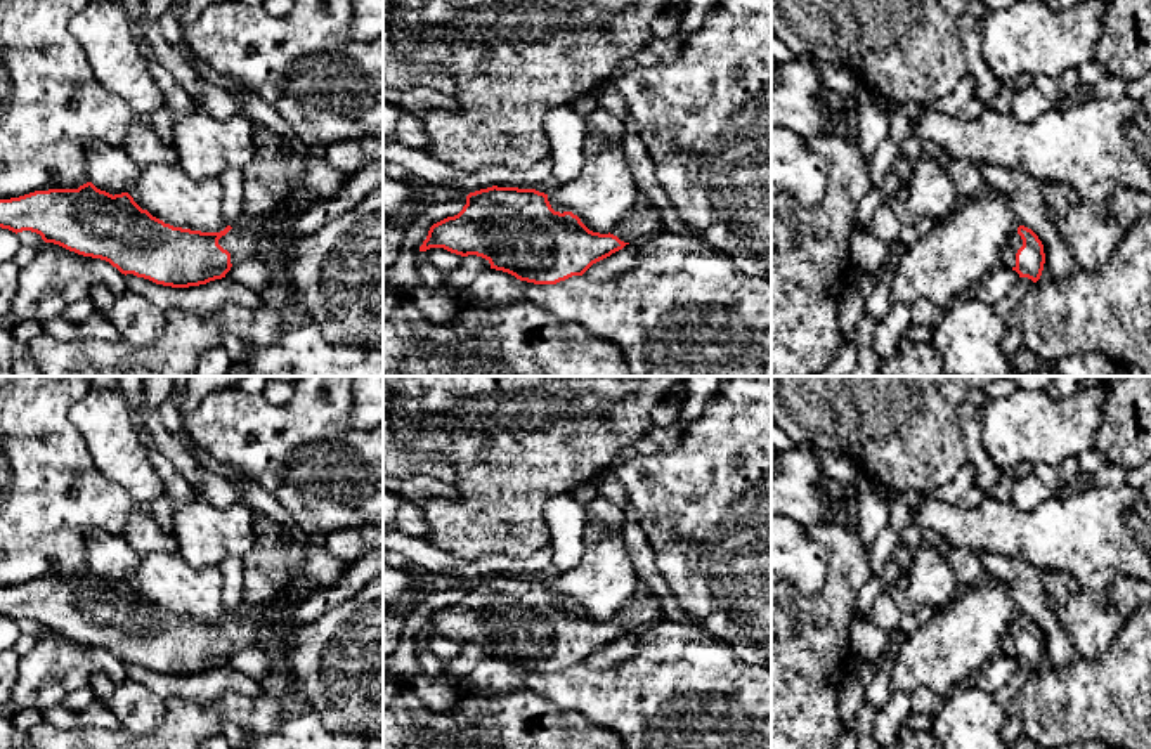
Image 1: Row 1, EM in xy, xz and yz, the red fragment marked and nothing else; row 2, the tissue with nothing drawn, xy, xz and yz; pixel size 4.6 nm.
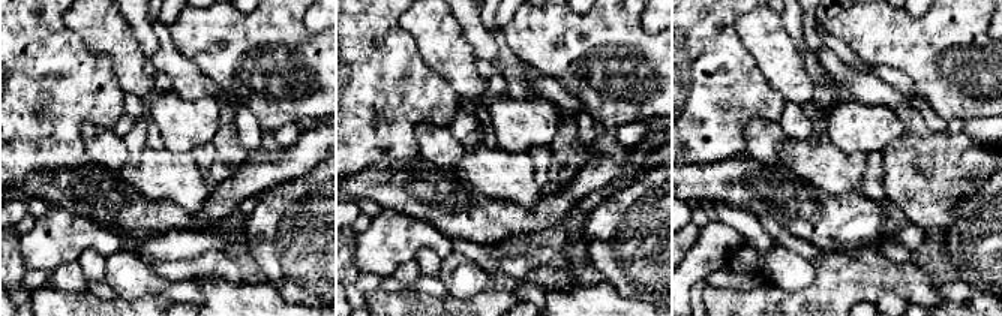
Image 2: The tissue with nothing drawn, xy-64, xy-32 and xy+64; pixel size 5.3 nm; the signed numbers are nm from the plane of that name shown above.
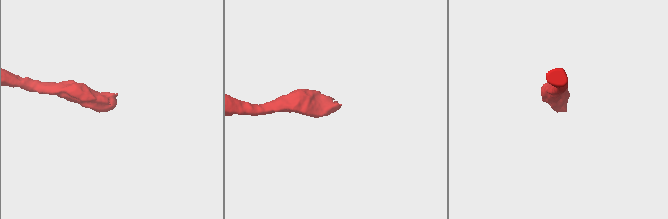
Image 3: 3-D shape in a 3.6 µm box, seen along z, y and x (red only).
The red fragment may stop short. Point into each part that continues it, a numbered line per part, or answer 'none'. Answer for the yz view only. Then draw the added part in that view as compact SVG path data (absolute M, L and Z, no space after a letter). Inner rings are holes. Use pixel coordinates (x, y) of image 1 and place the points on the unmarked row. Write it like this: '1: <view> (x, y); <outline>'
1: yz (1009, 638); M1016 621L1011 622L1009 629L1002 636L1002 652L1005 655L1016 655L1016 642L1023 635L1021 624Z

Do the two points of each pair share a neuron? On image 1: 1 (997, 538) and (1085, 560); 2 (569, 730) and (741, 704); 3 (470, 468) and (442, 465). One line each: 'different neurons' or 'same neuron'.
1: same neuron
2: different neurons
3: different neurons

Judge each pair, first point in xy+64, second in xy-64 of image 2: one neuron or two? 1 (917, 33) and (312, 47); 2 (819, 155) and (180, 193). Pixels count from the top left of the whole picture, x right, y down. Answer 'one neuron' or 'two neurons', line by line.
1: one neuron
2: one neuron

